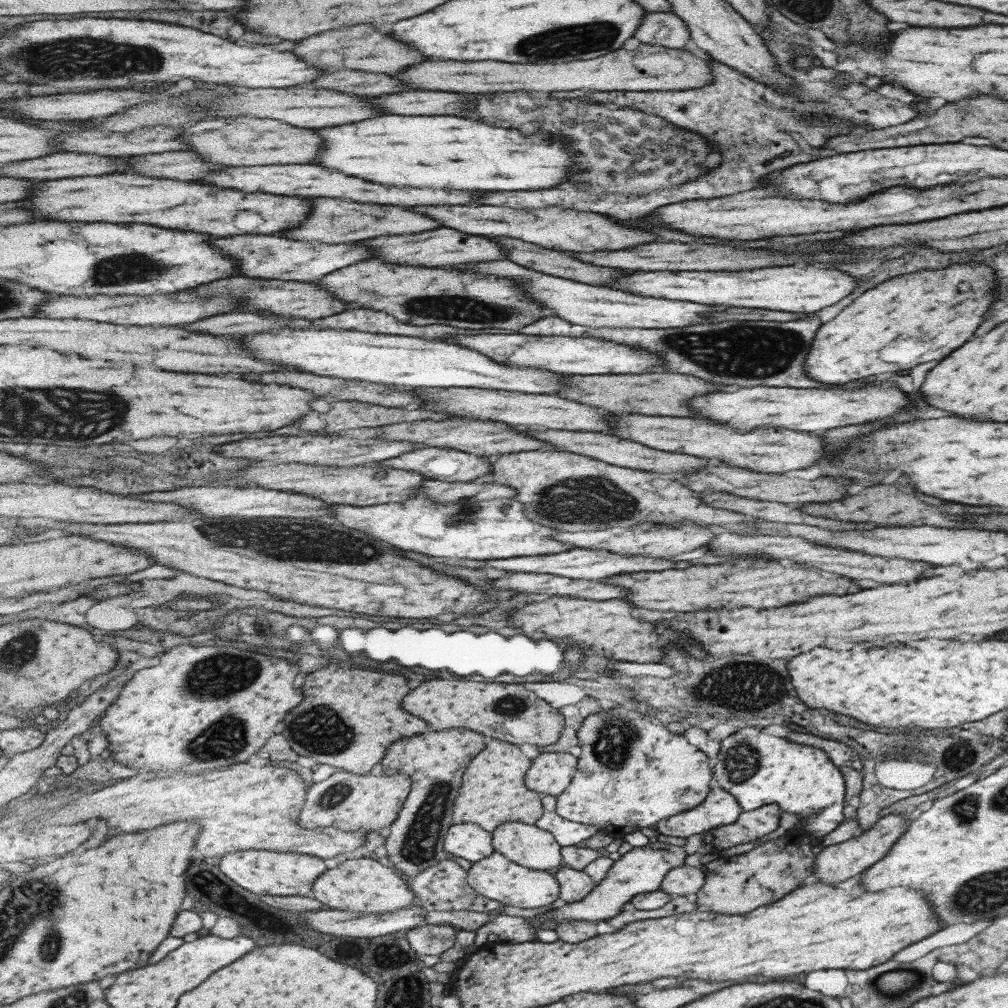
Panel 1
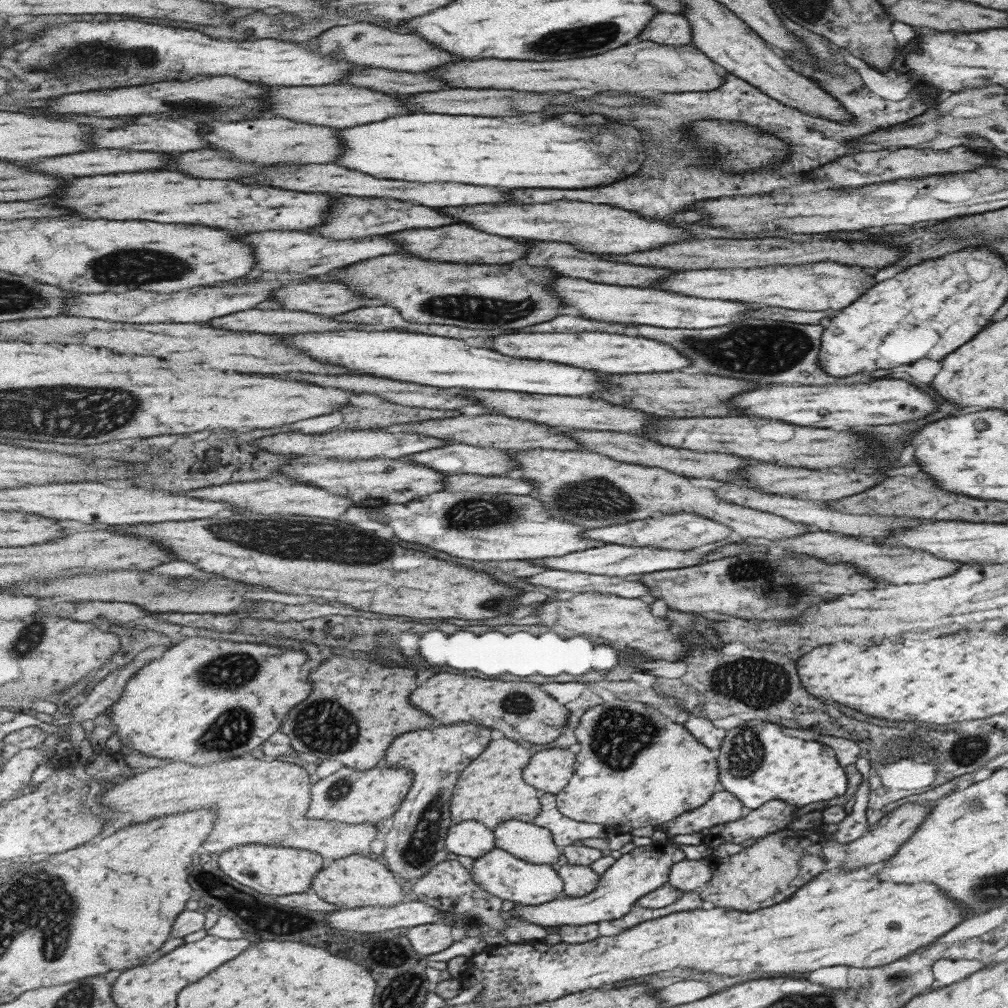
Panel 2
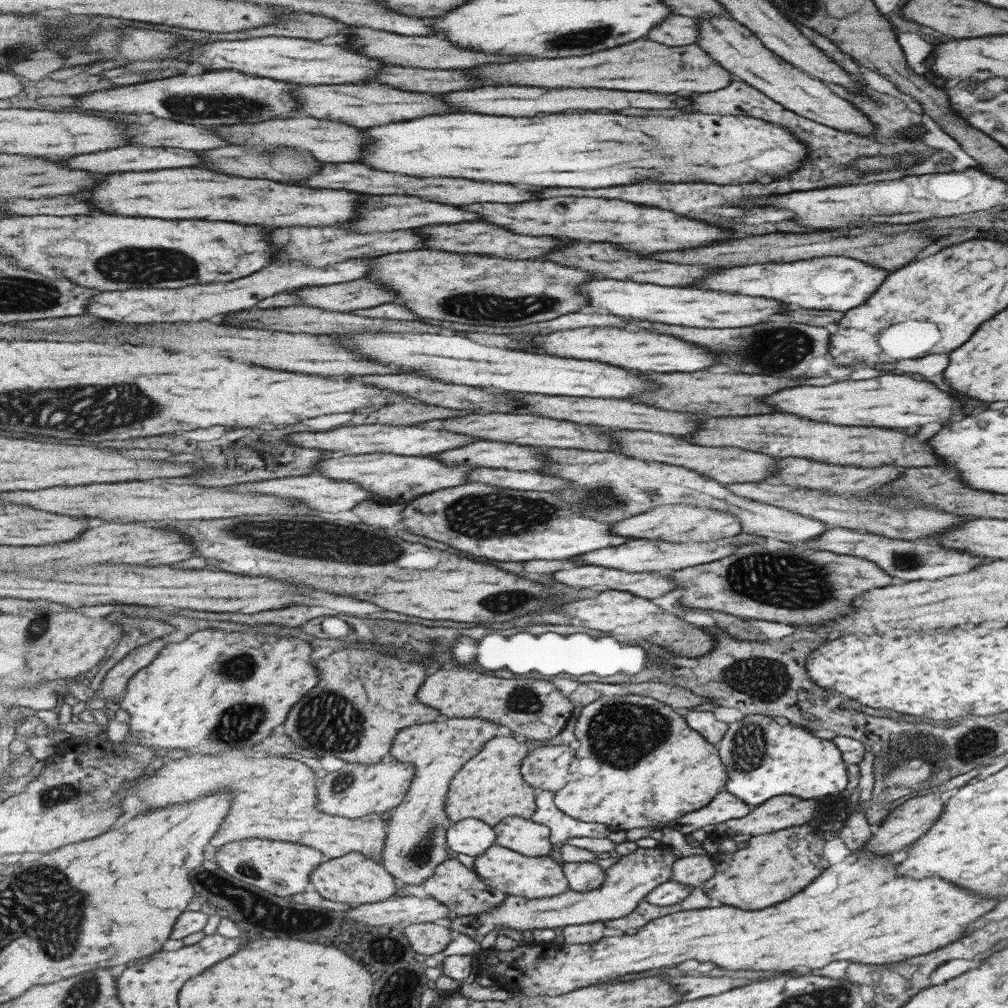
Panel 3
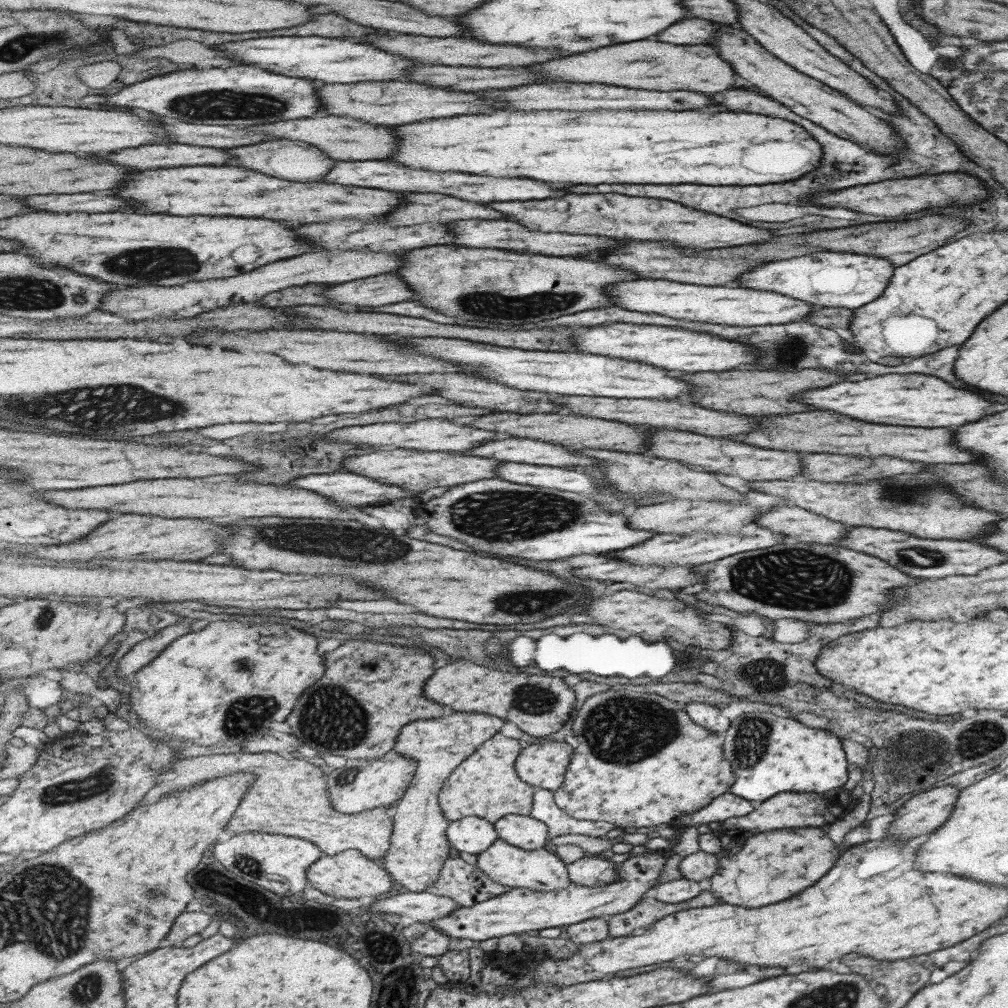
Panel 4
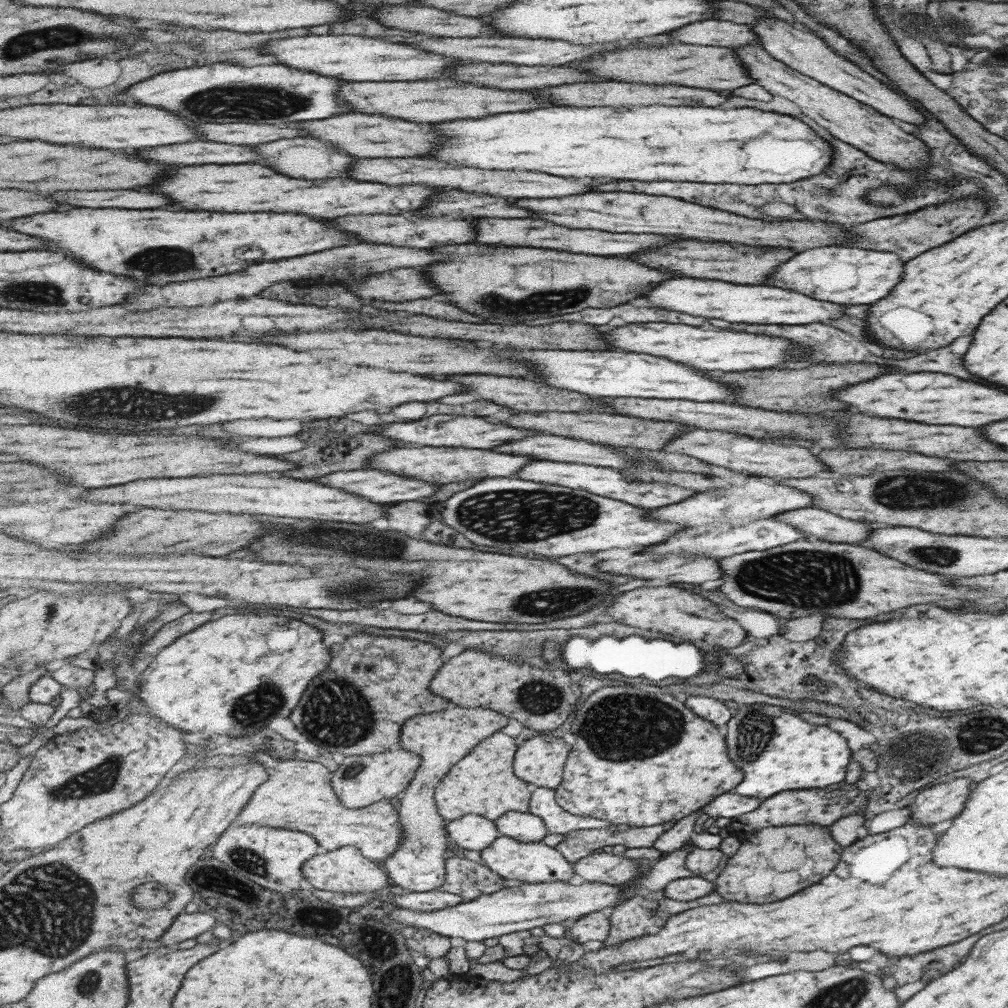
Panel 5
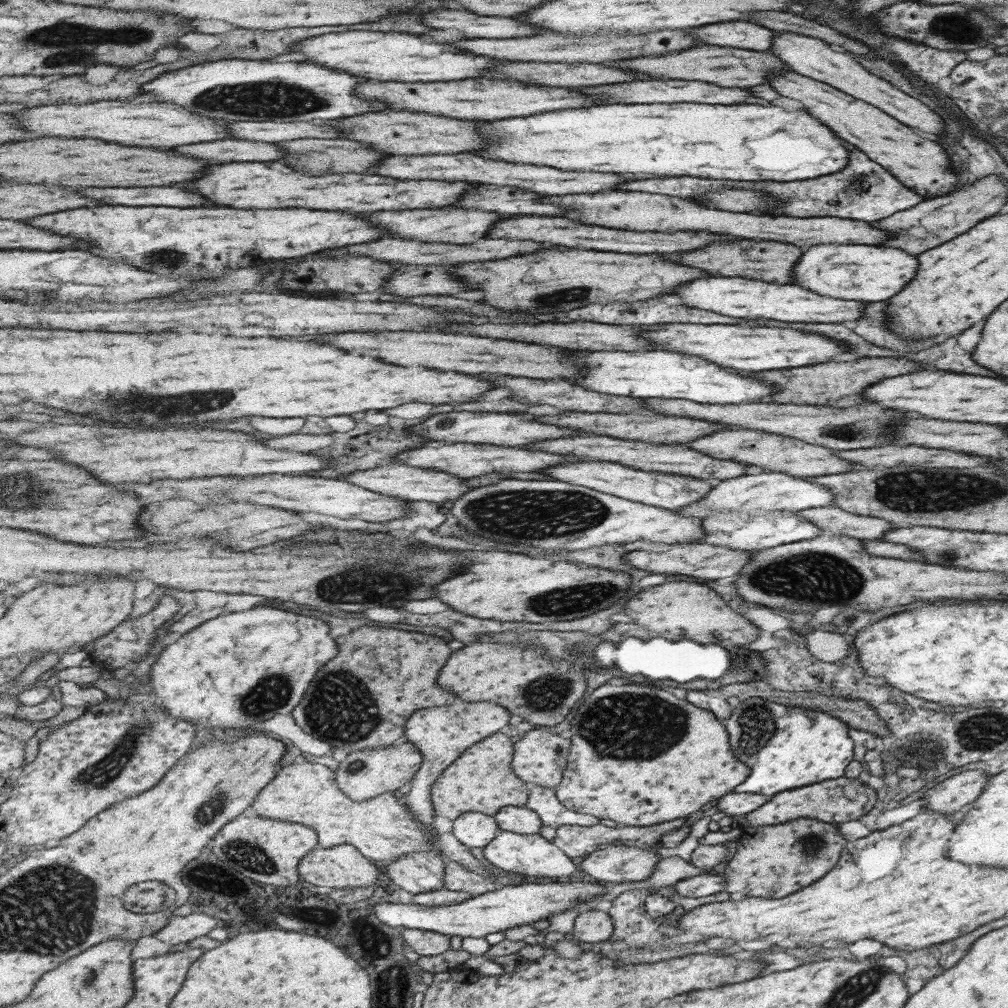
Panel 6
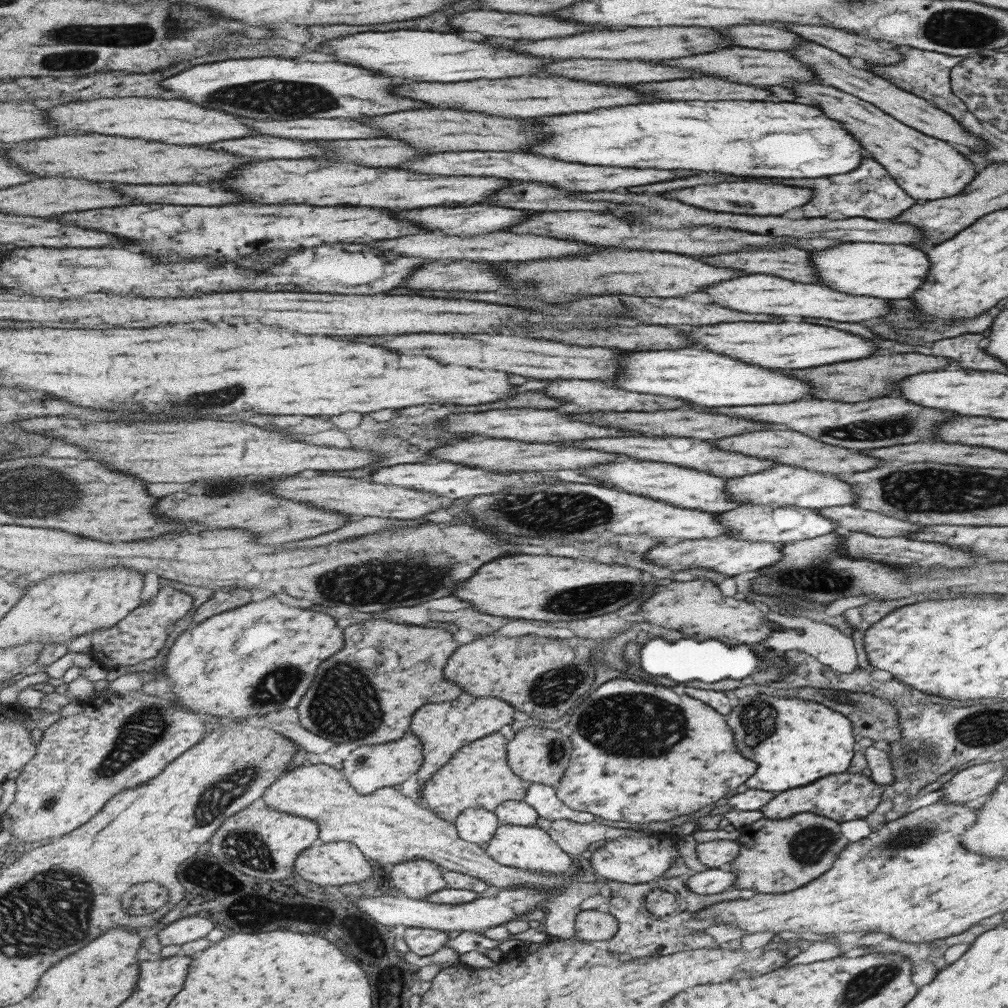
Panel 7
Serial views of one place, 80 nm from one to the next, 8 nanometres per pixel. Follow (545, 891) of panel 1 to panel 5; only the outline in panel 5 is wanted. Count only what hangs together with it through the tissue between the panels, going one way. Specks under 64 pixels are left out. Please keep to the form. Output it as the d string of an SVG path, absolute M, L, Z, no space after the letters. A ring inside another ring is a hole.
M501 835L491 846L481 852L482 860L495 874L499 874L509 884L569 882L573 876L574 863L556 847L541 842L521 842L516 838Z

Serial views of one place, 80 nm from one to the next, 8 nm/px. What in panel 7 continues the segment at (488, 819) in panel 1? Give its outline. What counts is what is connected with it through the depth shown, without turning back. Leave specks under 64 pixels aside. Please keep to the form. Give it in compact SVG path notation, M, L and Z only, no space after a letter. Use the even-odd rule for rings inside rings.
M493 733L465 745L455 753L454 760L449 761L427 782L424 790L421 790L421 802L435 810L436 814L443 820L456 822L458 816L469 808L484 808L495 812L508 800L526 800L528 788L532 783L515 774L515 771L510 767L508 744L509 740L503 734Z

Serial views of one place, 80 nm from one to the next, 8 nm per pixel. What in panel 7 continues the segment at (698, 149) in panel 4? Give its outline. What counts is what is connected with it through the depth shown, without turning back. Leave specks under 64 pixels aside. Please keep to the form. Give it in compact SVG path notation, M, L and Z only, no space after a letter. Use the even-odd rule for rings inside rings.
M765 100L761 102L653 102L653 104L631 104L631 106L615 106L591 110L591 112L562 114L557 116L539 117L533 120L539 128L539 132L545 132L549 140L529 148L531 152L545 154L555 160L567 160L567 162L581 162L581 164L595 164L595 166L621 166L621 168L657 168L657 170L697 170L697 172L719 172L719 174L731 174L731 176L767 176L767 178L819 178L819 176L833 176L833 174L845 174L853 170L859 164L859 158L865 154L861 146L843 132L843 127L836 120L829 120L820 112L816 105L803 105L793 102L773 102Z

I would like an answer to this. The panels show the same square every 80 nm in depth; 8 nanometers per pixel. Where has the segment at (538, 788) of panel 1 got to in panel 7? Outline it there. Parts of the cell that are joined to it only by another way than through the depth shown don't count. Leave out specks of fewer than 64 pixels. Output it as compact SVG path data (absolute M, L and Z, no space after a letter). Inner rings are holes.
M529 725L529 727L520 729L508 744L510 767L515 774L531 783L538 782L554 787L562 781L573 752L570 736L565 736L559 730L551 730L539 725Z

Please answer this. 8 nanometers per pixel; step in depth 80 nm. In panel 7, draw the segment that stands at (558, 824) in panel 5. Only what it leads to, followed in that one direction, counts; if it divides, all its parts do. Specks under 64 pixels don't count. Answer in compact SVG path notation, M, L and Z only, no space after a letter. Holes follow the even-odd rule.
M532 783L528 788L526 803L530 804L539 816L550 820L569 819L581 824L589 824L595 820L596 814L573 810L567 803L559 798L557 786Z

